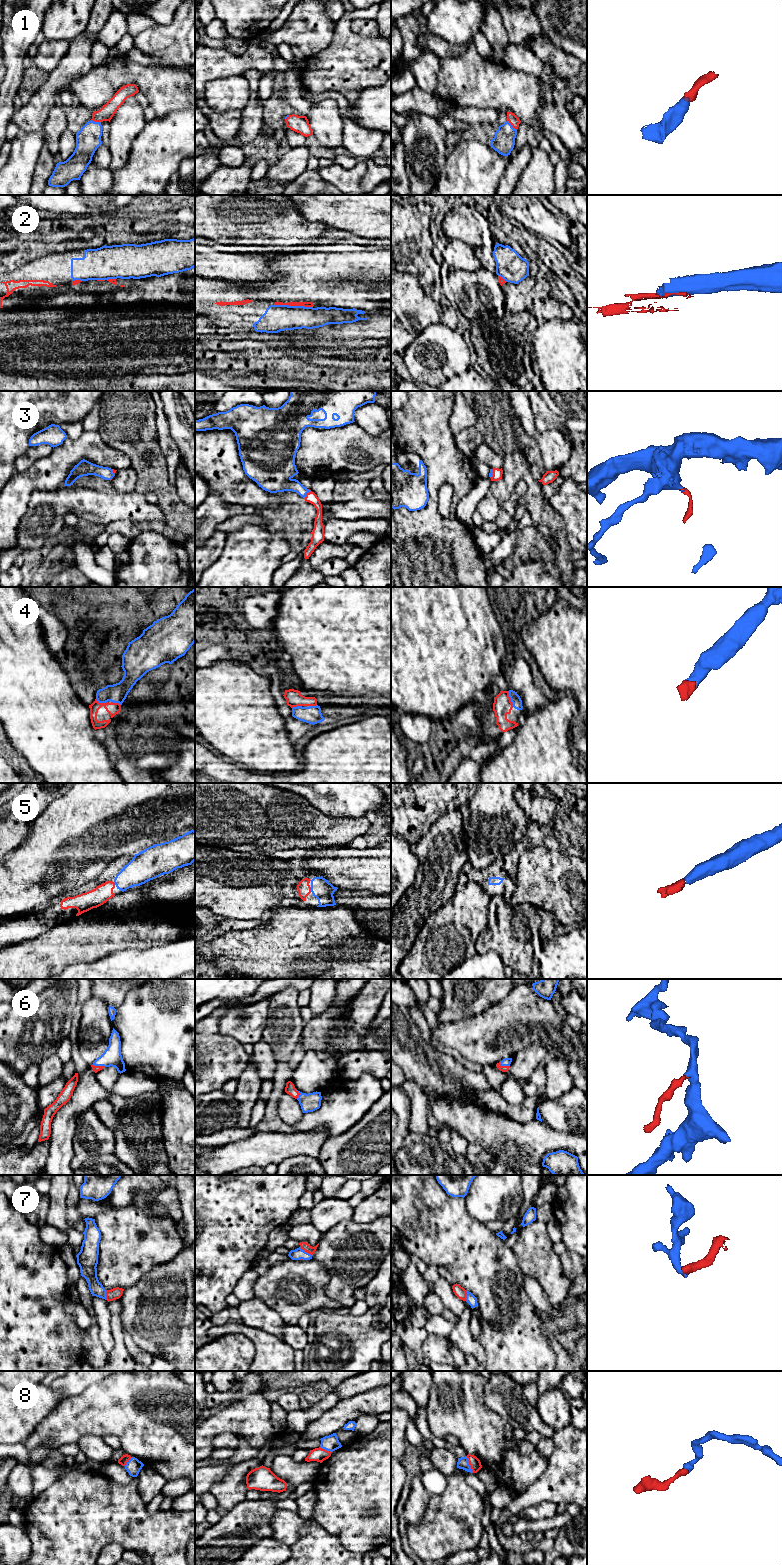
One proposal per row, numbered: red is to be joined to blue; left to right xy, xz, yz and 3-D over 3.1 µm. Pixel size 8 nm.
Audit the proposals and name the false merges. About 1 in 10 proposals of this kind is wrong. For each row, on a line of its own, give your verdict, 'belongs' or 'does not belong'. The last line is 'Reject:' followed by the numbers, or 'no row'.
1: belongs
2: belongs
3: belongs
4: belongs
5: belongs
6: belongs
7: belongs
8: belongs
Reject: no row

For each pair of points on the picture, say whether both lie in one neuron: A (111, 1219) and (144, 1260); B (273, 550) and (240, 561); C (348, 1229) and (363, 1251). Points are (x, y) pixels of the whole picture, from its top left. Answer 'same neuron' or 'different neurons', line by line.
A: same neuron
B: same neuron
C: same neuron

